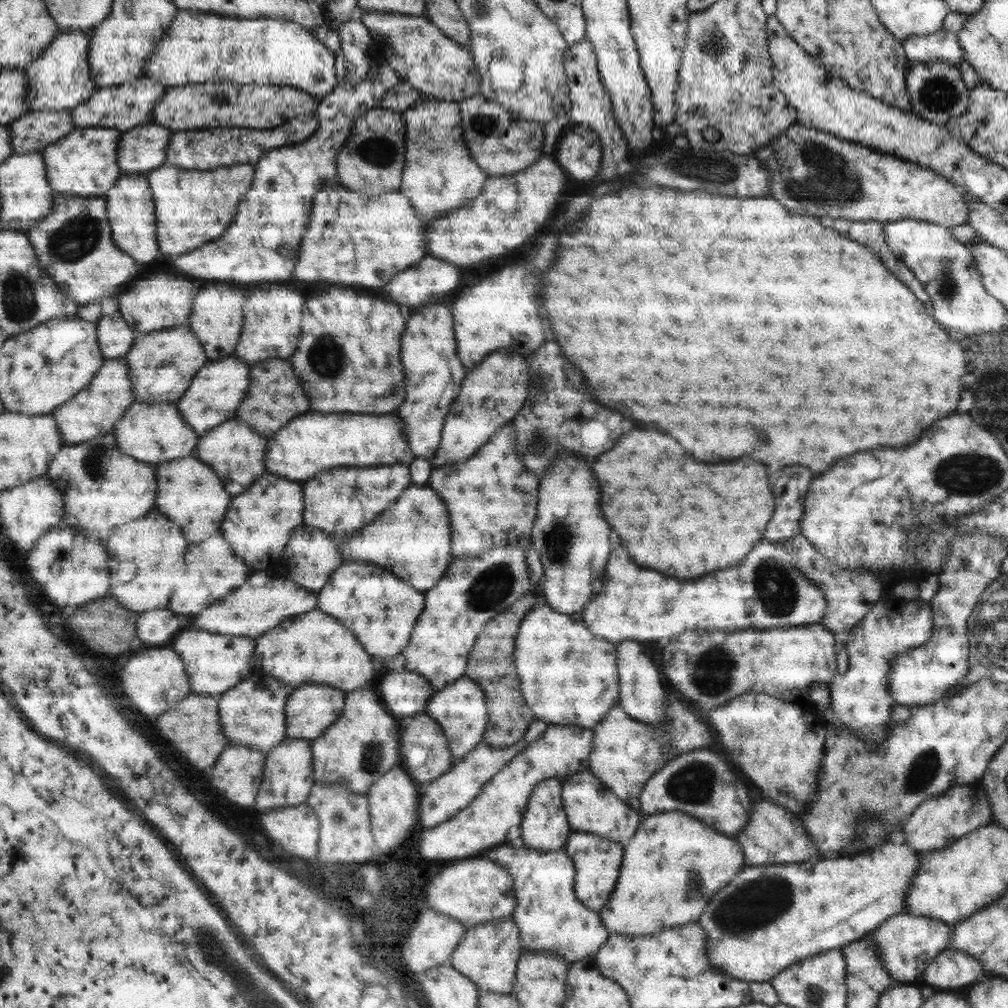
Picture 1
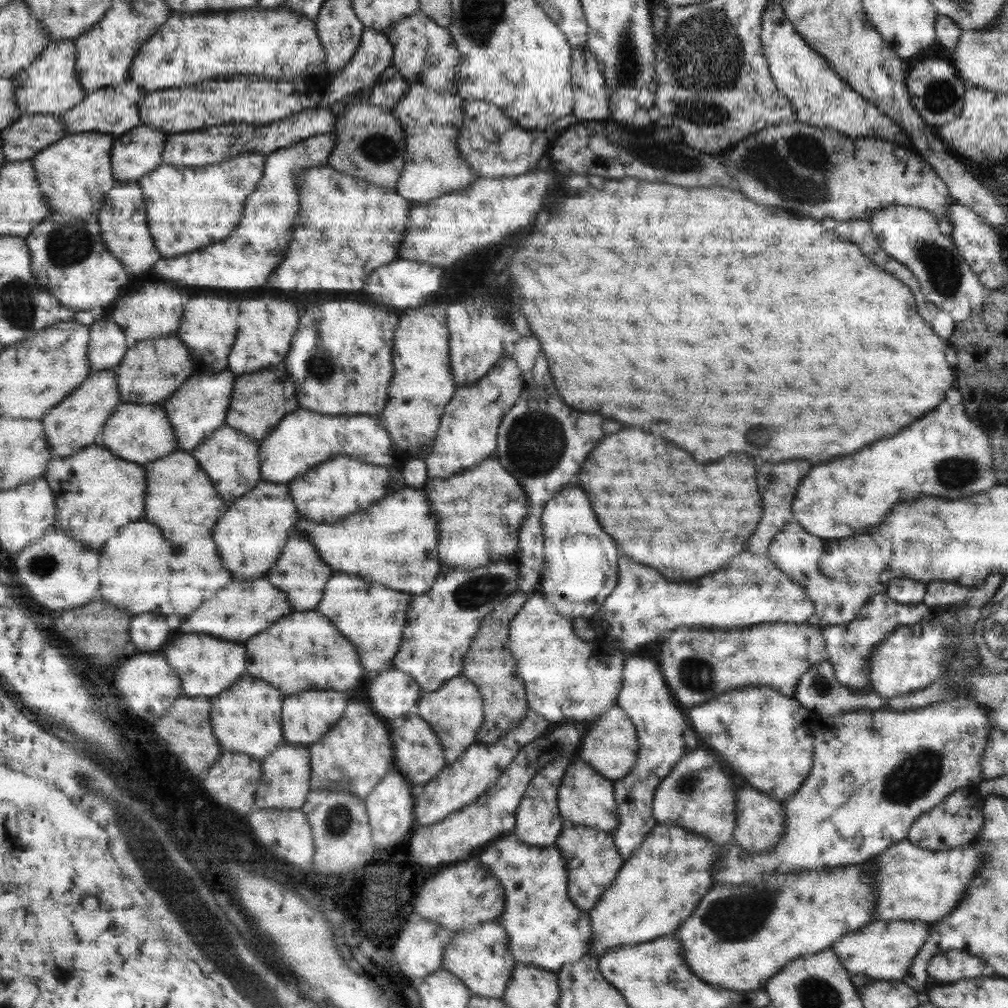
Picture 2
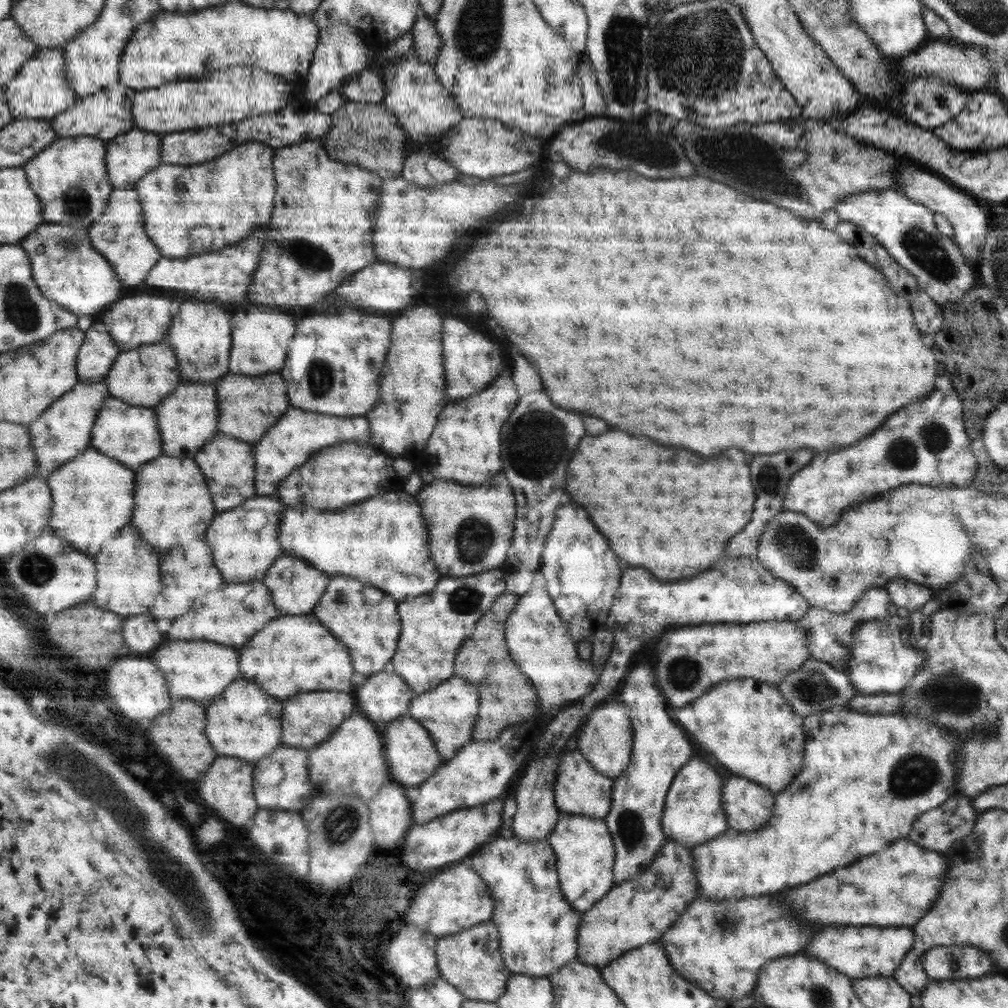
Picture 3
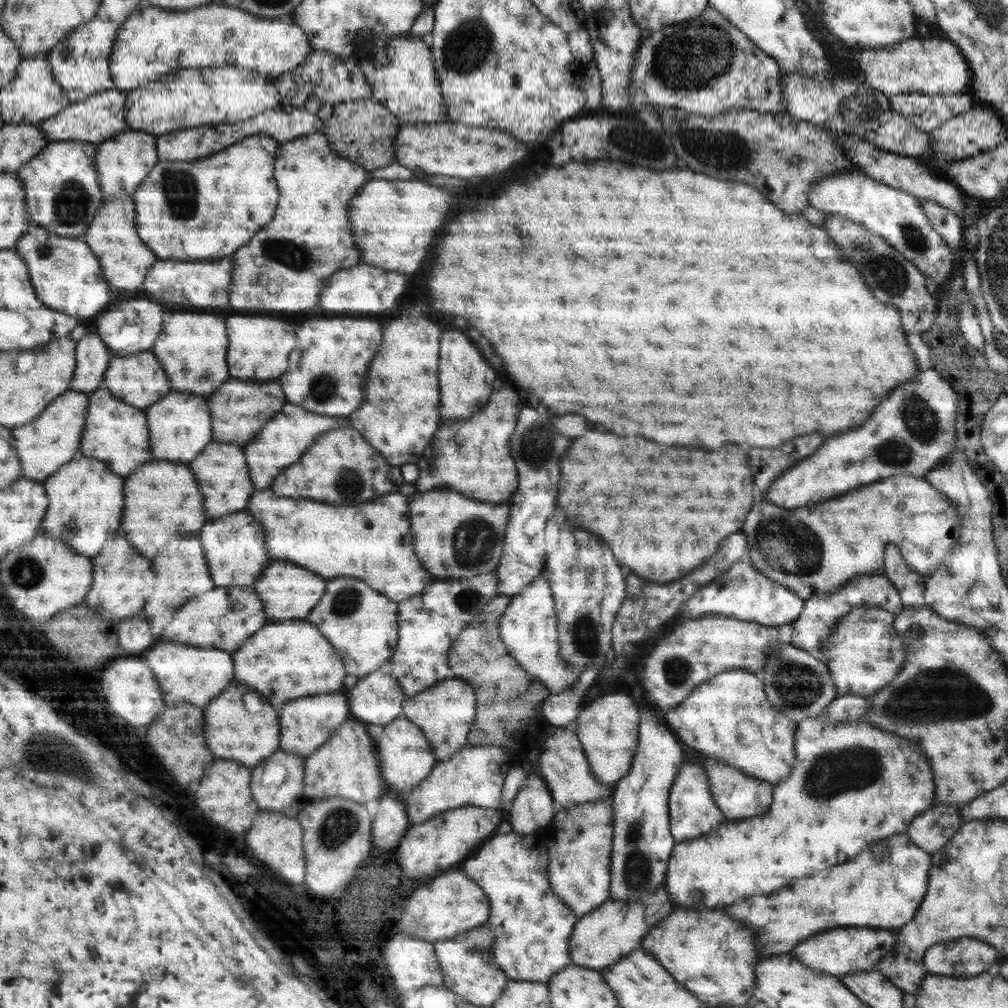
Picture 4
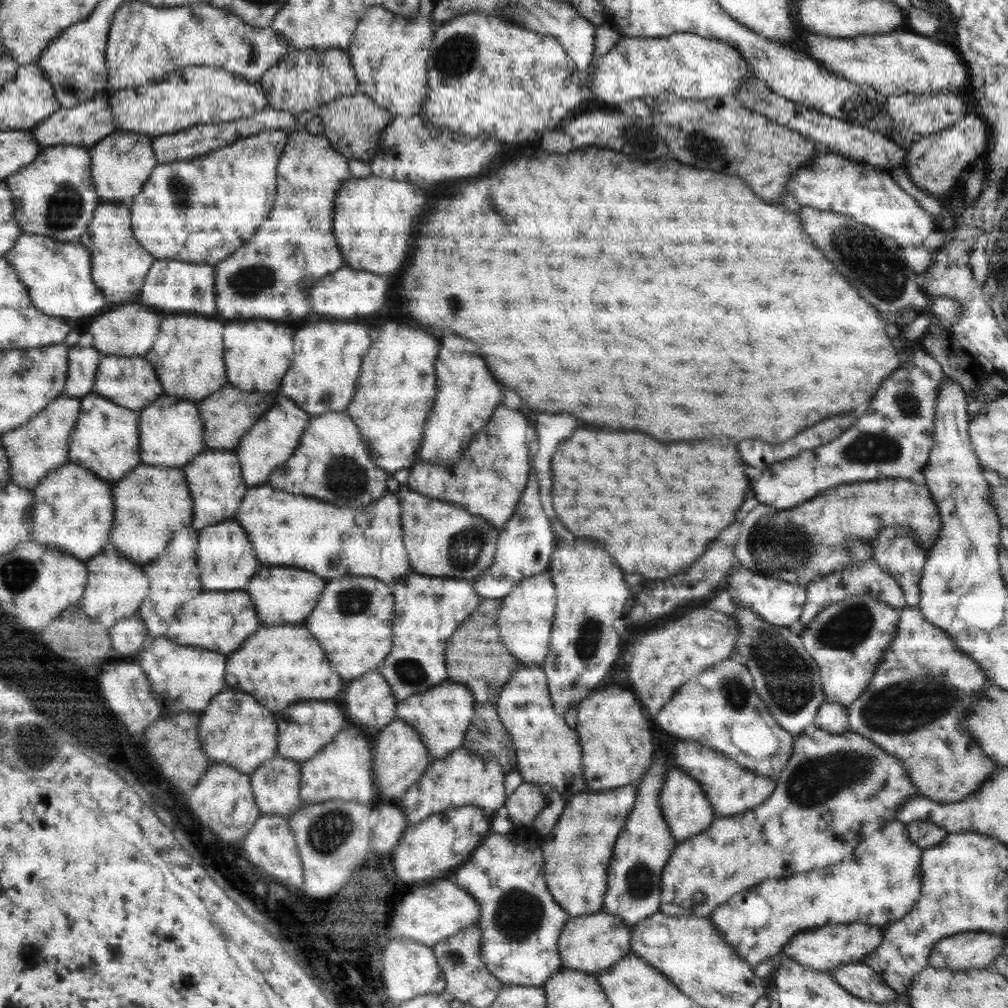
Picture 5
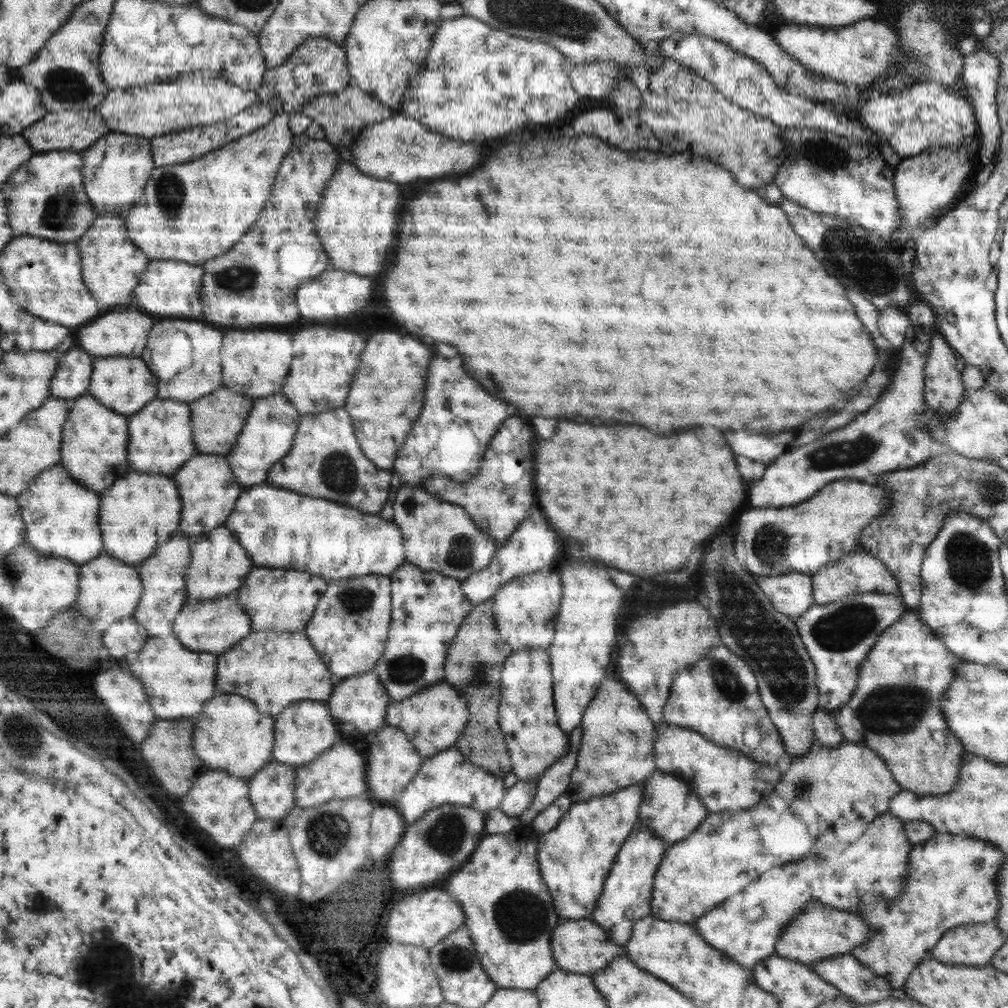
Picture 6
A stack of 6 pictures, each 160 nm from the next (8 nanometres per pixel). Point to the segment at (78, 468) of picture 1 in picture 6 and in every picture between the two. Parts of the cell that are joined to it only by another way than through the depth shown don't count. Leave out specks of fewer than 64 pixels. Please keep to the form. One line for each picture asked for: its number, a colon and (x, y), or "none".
2: (110, 493)
3: (91, 495)
4: (84, 502)
5: (72, 510)
6: (61, 517)

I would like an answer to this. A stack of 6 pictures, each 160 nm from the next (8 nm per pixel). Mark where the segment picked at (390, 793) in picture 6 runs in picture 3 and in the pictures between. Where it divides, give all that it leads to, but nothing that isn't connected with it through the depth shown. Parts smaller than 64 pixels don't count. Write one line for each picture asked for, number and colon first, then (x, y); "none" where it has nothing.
3: (410, 756)
4: (404, 756)
5: (399, 757)

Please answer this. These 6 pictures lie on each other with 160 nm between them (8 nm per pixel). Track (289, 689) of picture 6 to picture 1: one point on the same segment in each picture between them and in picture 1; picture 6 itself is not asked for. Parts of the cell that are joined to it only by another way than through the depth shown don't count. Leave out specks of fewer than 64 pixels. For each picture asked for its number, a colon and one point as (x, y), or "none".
1: (312, 646)
2: (314, 656)
3: (294, 654)
4: (288, 658)
5: (278, 664)

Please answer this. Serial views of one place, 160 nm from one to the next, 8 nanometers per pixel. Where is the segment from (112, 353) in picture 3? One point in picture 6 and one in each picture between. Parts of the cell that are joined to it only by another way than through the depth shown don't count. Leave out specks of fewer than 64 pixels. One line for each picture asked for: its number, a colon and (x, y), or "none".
4: (91, 357)
5: (82, 363)
6: (71, 377)

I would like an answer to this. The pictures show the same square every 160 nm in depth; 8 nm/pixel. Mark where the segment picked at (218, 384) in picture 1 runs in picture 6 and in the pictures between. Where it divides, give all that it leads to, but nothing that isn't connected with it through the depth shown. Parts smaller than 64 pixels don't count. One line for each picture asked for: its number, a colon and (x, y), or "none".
2: (198, 407)
3: (186, 418)
4: (178, 424)
5: (170, 434)
6: (159, 436)

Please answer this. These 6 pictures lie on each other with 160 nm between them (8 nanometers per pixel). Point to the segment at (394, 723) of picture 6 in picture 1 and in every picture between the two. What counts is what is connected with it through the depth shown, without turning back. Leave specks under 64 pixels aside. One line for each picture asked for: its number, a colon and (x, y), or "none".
1: (460, 708)
2: (454, 712)
3: (447, 712)
4: (443, 712)
5: (440, 716)

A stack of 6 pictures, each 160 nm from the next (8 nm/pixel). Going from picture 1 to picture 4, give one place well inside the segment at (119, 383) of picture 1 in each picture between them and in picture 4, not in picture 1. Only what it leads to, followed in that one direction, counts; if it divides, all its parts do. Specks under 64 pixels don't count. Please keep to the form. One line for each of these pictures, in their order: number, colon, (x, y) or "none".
2: (76, 421)
3: (61, 432)
4: (53, 437)

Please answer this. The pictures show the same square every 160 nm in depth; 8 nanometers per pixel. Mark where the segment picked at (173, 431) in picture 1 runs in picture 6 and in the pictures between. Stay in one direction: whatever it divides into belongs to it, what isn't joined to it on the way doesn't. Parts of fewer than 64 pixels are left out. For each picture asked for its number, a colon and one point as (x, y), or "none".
2: (137, 433)
3: (128, 434)
4: (116, 434)
5: (104, 440)
6: (93, 451)

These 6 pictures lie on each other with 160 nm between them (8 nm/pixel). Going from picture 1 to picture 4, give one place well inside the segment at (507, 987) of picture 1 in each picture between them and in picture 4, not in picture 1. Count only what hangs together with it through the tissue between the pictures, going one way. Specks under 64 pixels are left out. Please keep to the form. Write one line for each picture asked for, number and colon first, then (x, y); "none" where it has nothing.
2: (479, 957)
3: (470, 960)
4: (467, 970)

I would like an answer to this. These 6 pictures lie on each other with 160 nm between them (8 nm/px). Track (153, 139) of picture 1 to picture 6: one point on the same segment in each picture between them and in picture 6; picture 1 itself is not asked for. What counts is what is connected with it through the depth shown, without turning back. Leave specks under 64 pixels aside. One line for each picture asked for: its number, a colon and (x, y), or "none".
2: (137, 151)
3: (130, 155)
4: (121, 162)
5: (116, 178)
6: (113, 177)

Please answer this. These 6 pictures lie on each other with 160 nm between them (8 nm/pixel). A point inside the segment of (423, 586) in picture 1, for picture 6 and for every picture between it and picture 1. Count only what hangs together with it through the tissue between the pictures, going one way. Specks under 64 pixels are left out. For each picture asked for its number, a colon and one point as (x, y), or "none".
2: (394, 541)
3: (382, 541)
4: (372, 542)
5: (292, 530)
6: (276, 528)

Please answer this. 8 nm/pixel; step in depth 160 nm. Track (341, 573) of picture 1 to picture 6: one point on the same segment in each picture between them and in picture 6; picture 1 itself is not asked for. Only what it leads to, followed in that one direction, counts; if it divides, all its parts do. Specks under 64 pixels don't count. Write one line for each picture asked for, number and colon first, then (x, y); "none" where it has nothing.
2: (370, 616)
3: (369, 631)
4: (360, 623)
5: (351, 621)
6: (349, 625)

